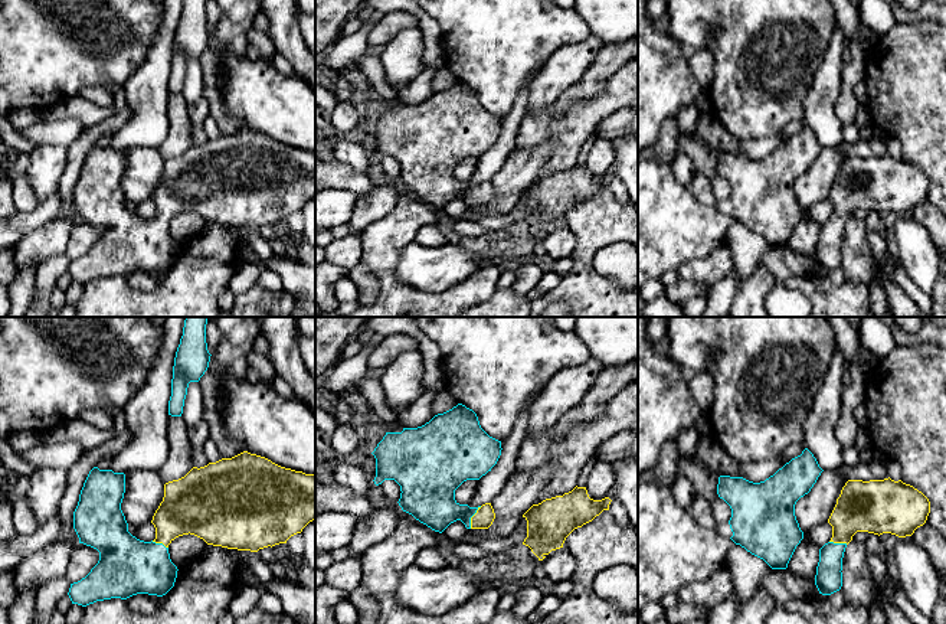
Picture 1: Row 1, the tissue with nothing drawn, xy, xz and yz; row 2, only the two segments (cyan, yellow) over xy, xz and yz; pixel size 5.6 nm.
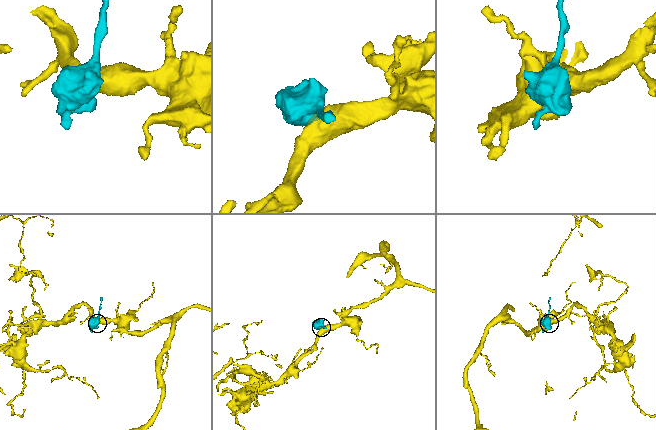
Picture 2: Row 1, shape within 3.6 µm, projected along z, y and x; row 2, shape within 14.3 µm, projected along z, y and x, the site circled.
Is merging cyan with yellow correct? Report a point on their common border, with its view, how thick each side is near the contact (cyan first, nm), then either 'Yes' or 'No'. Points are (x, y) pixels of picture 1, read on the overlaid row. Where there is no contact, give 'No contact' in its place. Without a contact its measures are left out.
Touches cyan at xz (471, 516). Thickness 280 nm (cyan) against 110 nm. Yes

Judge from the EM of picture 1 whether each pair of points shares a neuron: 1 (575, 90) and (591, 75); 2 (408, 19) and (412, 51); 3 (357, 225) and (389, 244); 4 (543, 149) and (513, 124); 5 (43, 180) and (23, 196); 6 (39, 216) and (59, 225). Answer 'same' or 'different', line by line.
1: same
2: different
3: different
4: different
5: different
6: different

